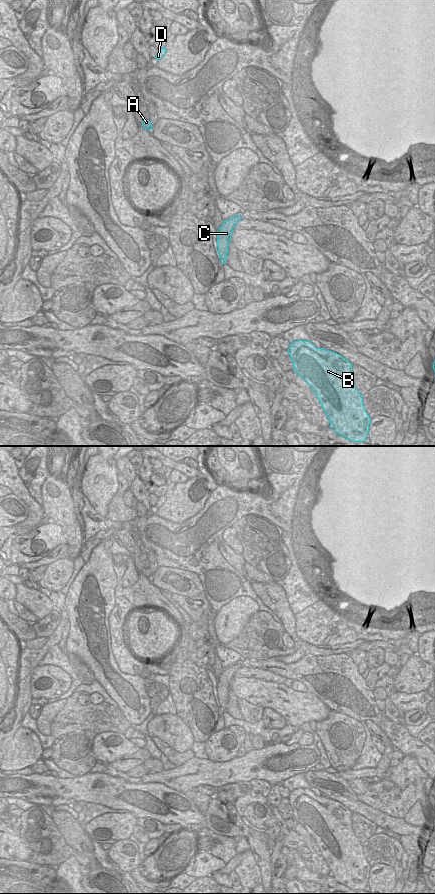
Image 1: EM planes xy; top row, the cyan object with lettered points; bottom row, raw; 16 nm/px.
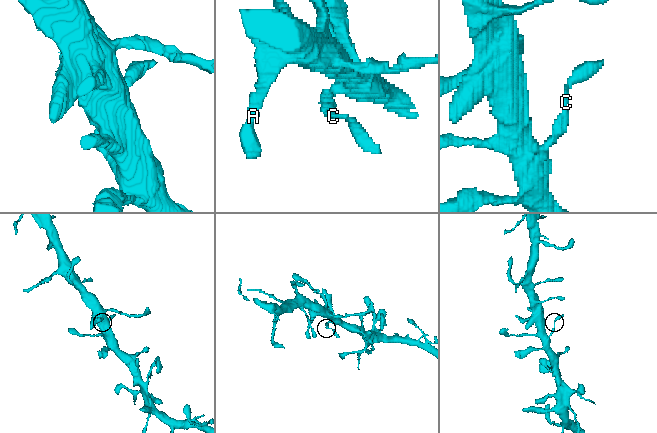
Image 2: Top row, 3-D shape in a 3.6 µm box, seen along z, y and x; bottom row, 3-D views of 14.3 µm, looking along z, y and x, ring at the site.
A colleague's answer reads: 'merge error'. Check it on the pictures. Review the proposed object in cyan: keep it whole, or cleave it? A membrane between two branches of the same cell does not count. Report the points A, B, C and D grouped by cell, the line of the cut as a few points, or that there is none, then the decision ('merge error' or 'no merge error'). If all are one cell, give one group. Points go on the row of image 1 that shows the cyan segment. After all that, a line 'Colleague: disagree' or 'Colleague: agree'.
A B C D | no cut | no merge error
Colleague: disagree

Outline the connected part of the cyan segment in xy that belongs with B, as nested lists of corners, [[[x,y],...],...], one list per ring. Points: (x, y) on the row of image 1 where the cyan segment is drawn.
[[[298,340],[288,349],[293,370],[316,394],[330,427],[352,442],[364,442],[371,418],[352,380],[352,364],[341,355]]]

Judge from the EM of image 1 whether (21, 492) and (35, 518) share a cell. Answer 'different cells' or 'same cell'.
same cell

